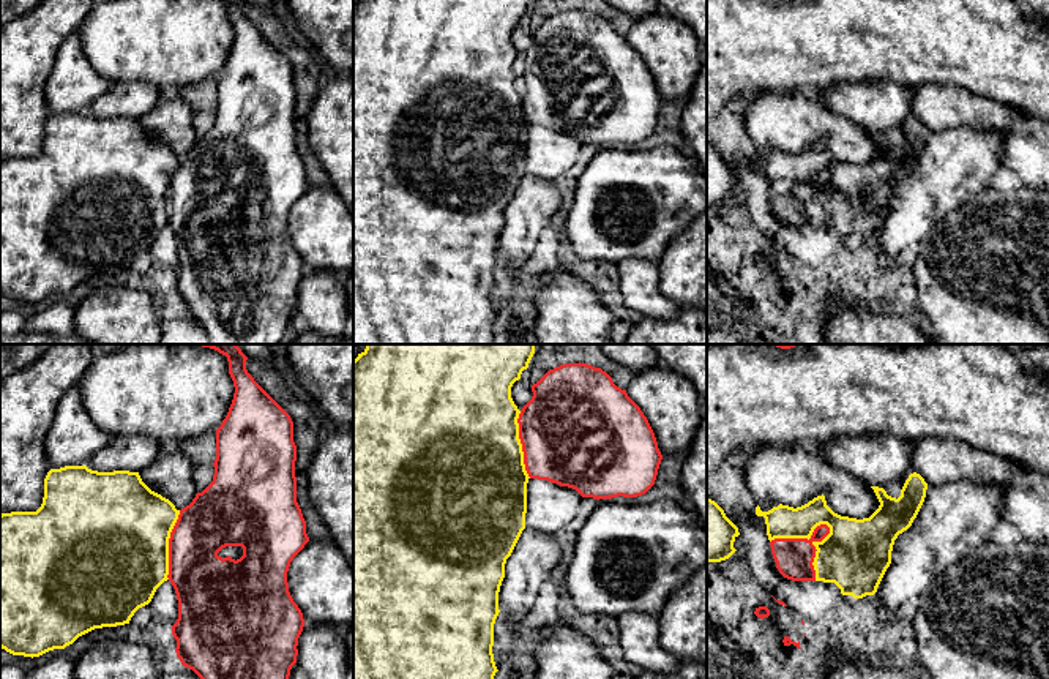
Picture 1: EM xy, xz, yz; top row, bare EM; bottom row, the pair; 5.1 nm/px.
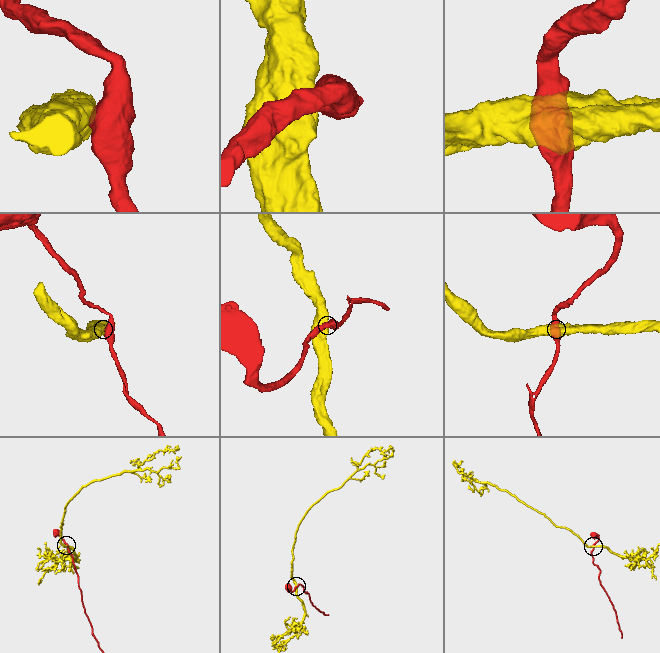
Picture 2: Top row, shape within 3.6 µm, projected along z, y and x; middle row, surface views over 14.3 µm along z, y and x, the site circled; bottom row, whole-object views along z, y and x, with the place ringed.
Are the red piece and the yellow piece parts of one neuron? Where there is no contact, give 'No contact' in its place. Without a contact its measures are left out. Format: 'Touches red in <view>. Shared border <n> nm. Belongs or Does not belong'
Touches red in yz. Shared border 320 nm. Does not belong

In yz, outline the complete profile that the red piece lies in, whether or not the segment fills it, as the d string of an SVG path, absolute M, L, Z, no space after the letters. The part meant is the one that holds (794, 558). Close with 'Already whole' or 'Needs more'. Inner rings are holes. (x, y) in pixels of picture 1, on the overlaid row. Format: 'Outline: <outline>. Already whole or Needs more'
Outline: M827 524L814 529L811 538L775 538L770 542L771 554L779 573L792 581L816 581L814 542L822 542L830 534Z. Already whole

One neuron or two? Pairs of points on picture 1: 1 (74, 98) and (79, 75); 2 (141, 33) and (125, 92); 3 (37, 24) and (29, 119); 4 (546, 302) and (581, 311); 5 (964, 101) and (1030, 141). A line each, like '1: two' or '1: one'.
1: one
2: two
3: one
4: one
5: one

